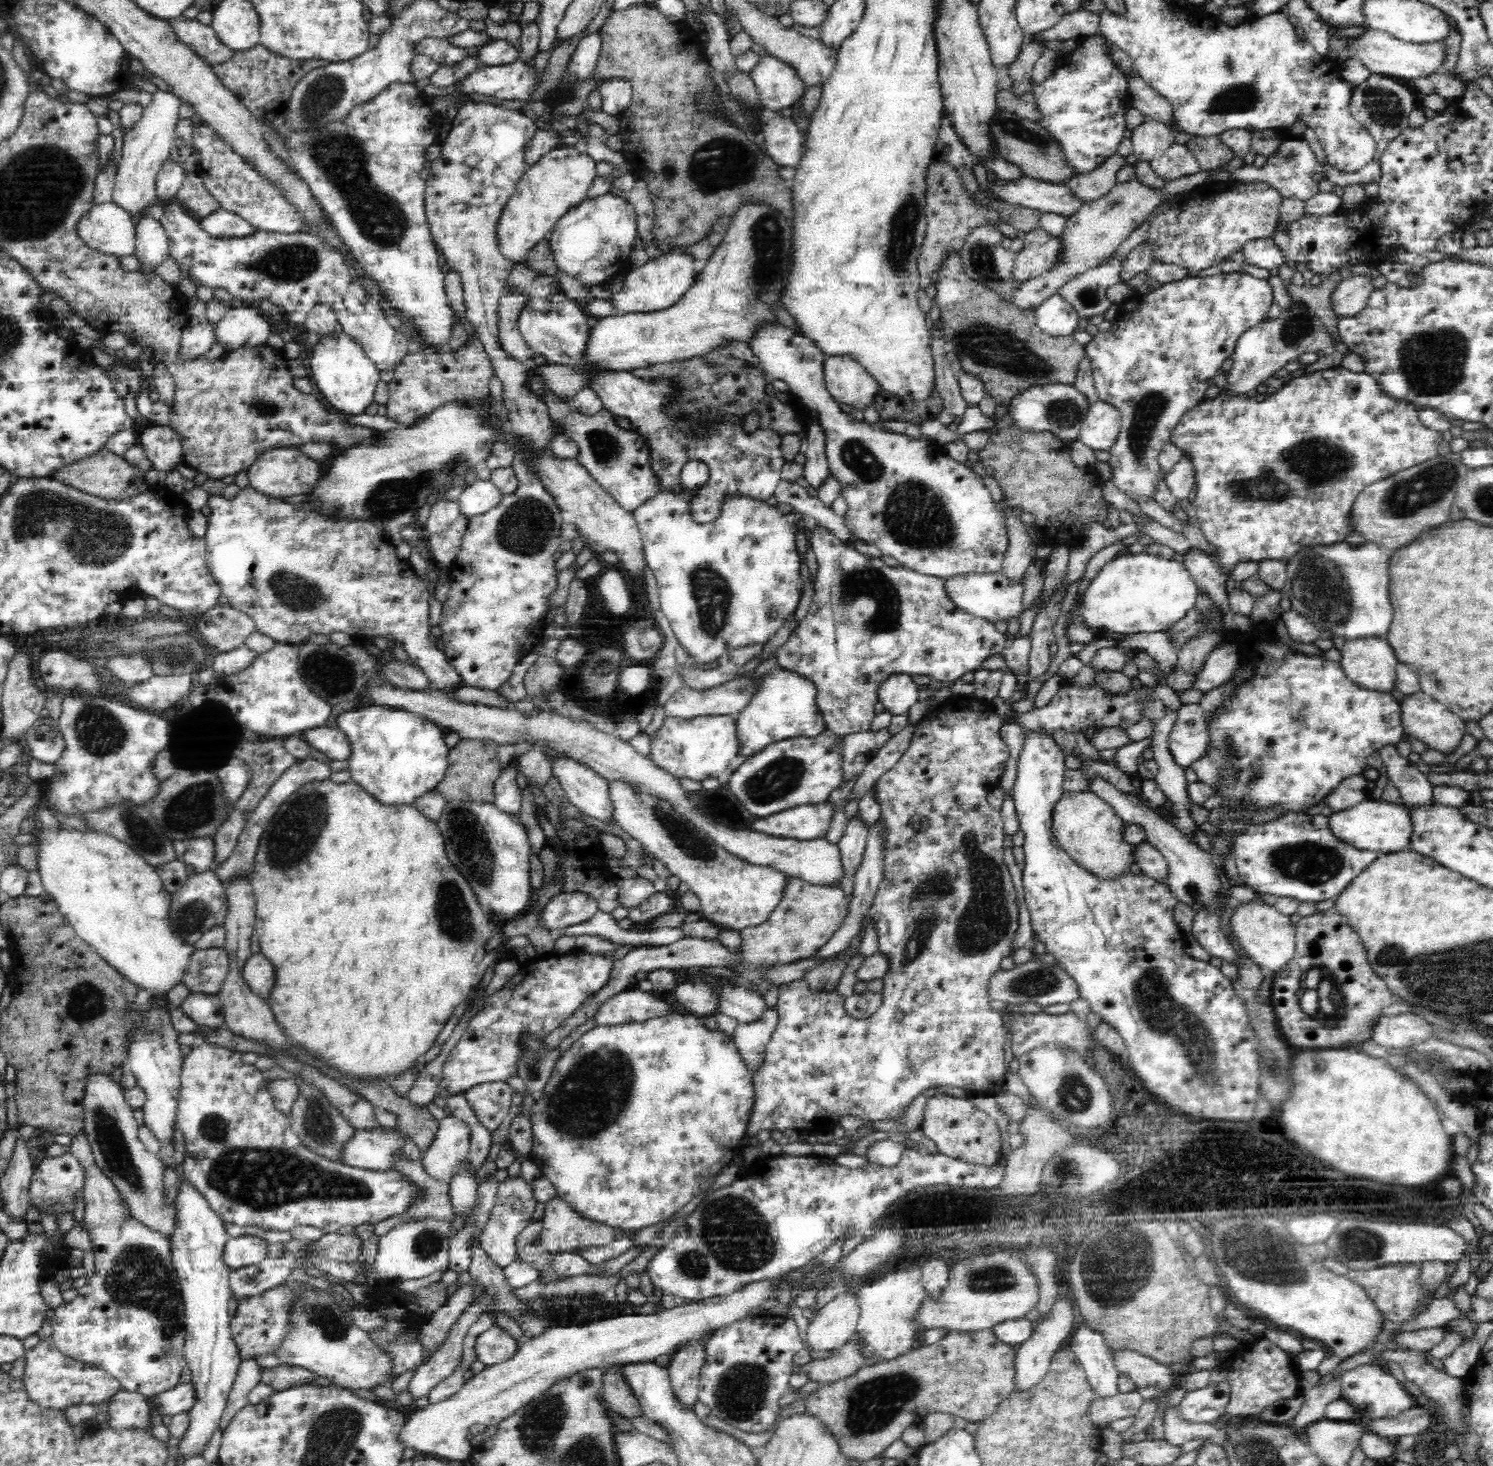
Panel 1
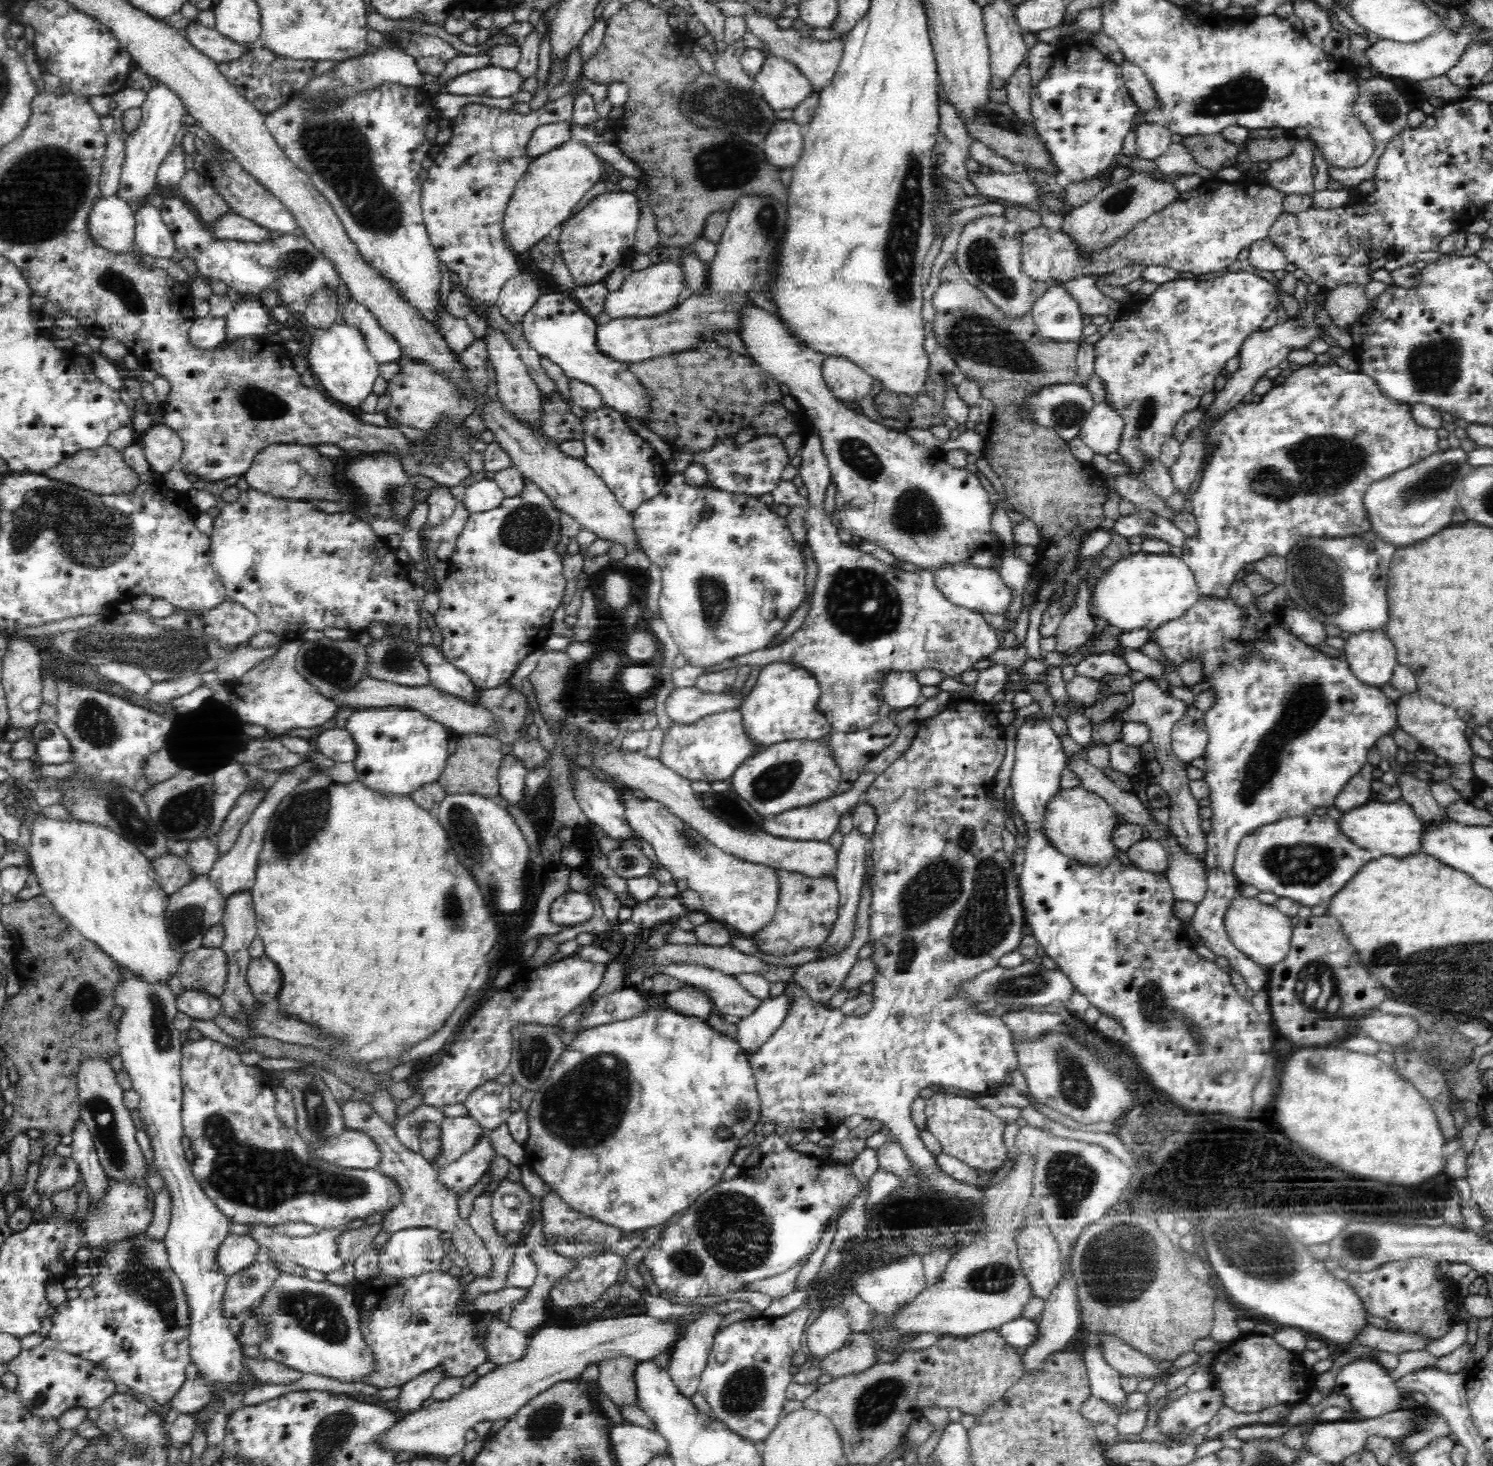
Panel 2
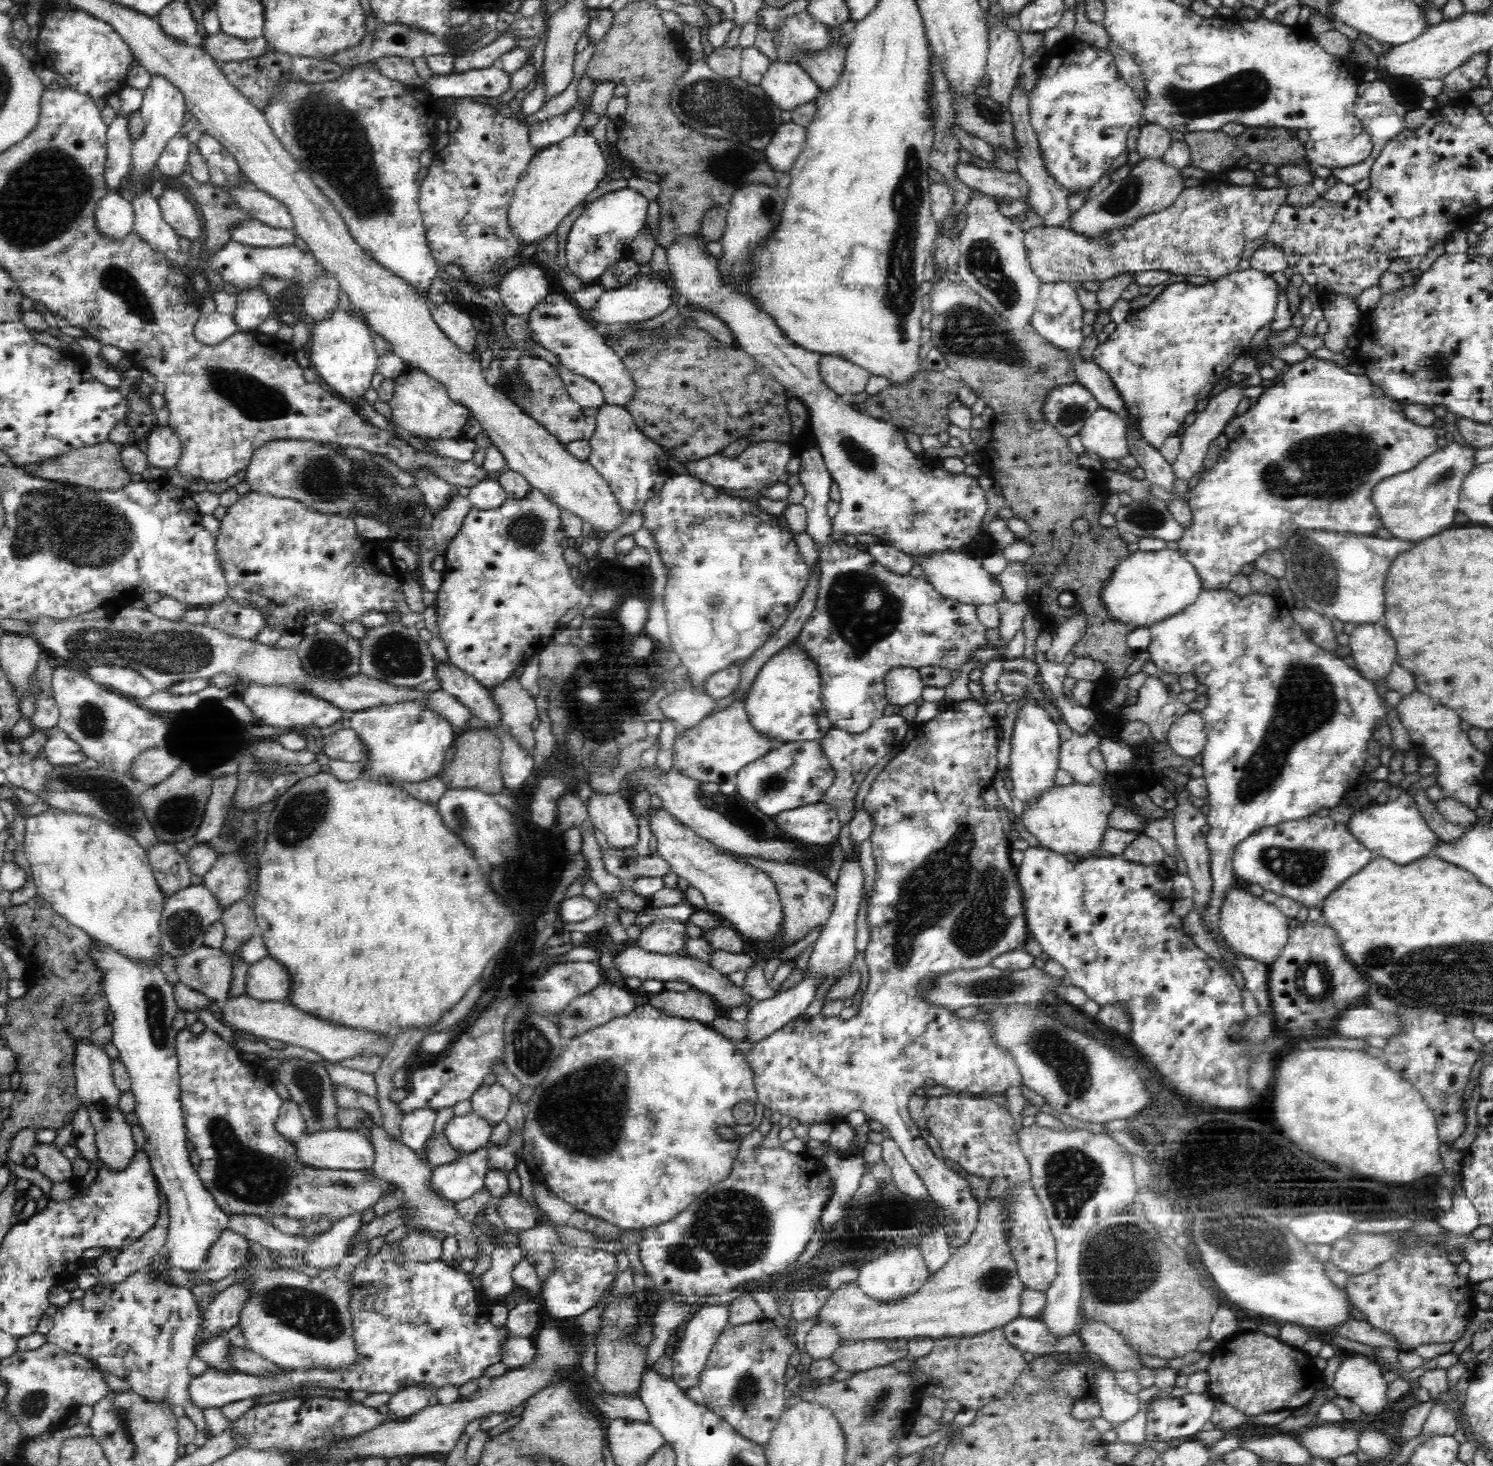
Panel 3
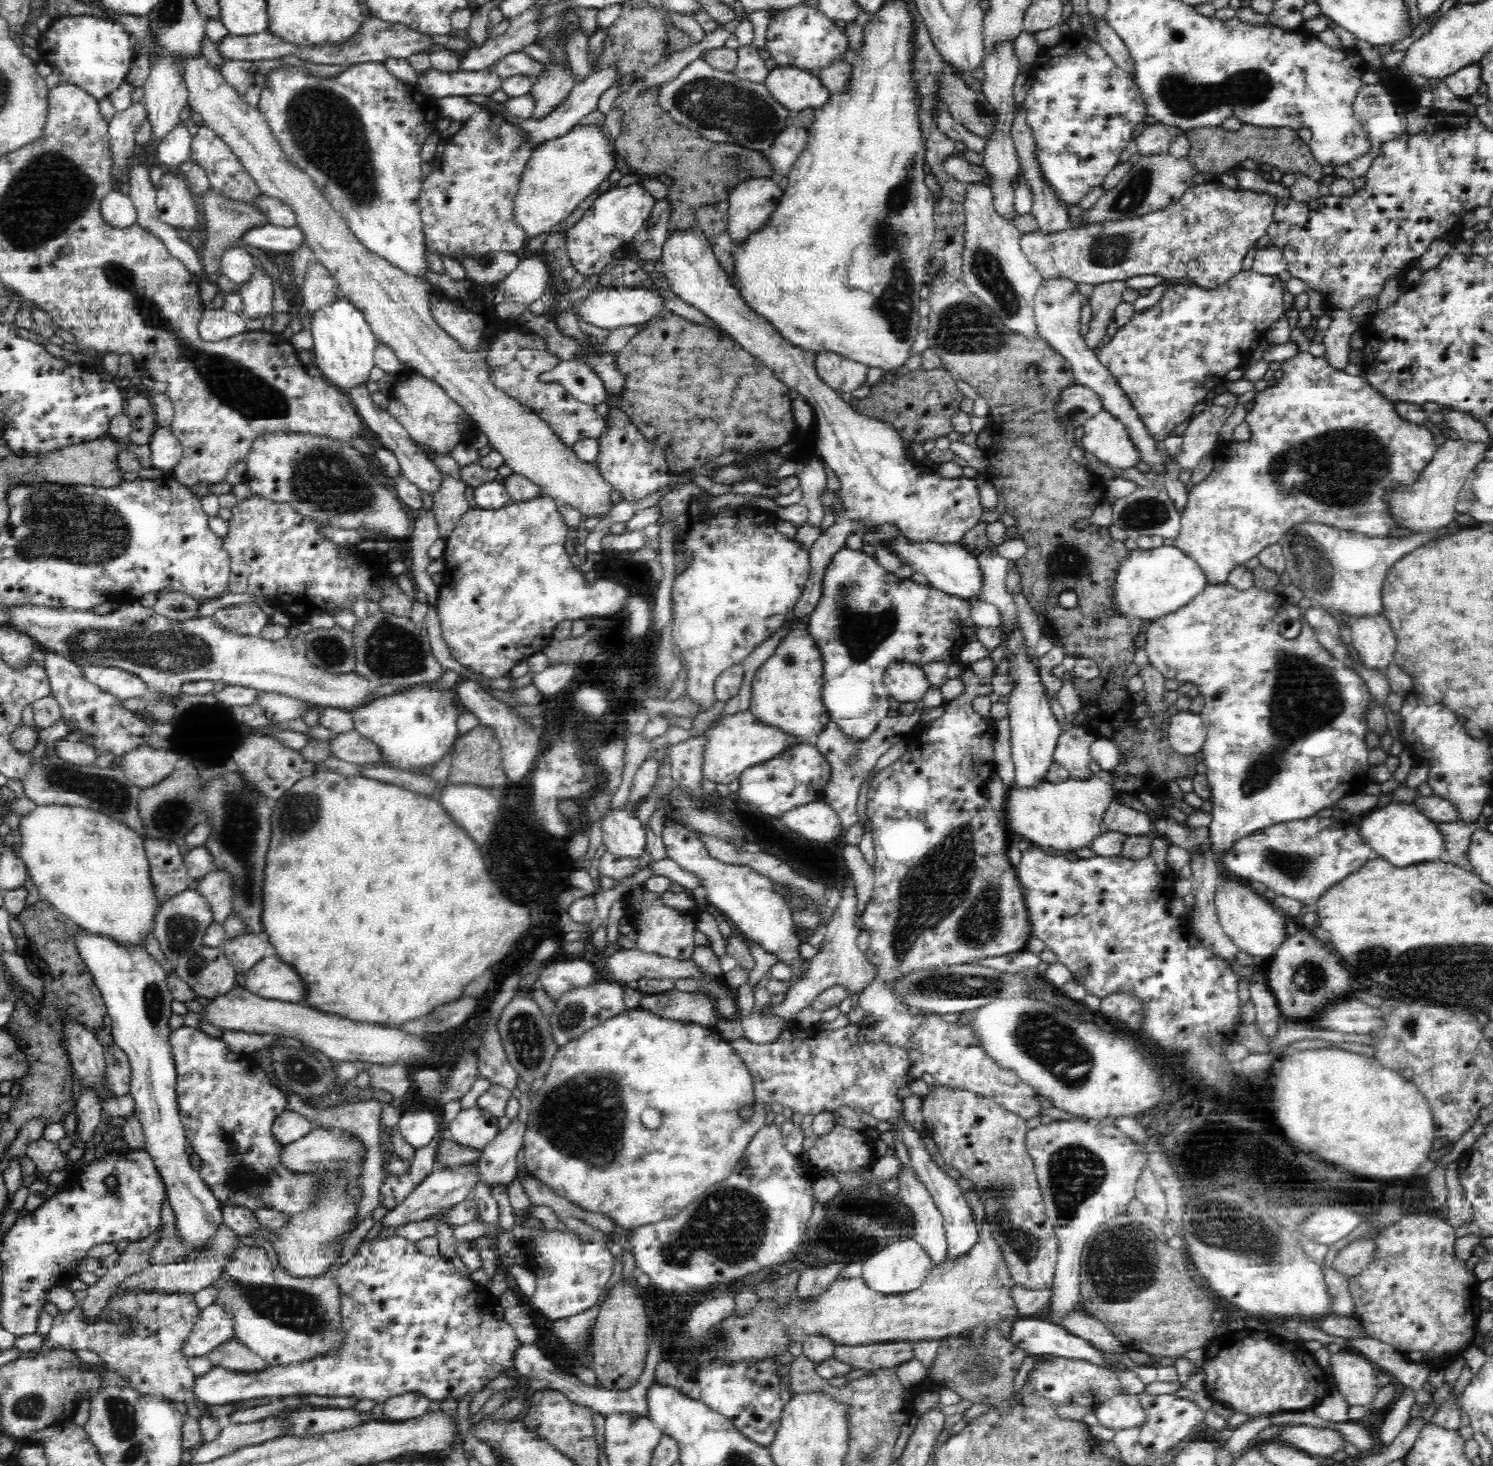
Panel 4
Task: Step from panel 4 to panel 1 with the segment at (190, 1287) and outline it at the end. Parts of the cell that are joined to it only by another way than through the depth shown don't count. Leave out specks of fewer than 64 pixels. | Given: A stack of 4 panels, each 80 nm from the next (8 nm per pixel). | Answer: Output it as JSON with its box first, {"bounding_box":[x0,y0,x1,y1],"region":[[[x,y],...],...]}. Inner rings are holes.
{"bounding_box":[223,1235,268,1270],"region":[[[256,1235],[229,1238],[223,1254],[227,1268],[236,1270],[259,1262],[267,1257],[268,1242]]]}

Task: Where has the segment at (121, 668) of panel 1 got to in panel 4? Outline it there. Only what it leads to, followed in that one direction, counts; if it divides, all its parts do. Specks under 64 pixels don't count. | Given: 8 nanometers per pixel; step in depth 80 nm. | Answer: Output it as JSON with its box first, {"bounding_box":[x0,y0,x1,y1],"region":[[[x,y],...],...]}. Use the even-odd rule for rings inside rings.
{"bounding_box":[83,666,150,700],"region":[[[90,666],[83,668],[84,679],[95,684],[108,694],[113,694],[118,700],[128,700],[143,697],[149,693],[150,687],[136,675],[126,673],[118,668]]]}

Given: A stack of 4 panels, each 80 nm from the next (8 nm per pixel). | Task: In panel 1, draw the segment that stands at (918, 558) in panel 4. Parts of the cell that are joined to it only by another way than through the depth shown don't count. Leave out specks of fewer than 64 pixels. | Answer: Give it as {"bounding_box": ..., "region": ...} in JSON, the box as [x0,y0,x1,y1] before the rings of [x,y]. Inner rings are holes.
{"bounding_box":[944,572,1024,624],"region":[[[971,572],[965,575],[955,575],[951,579],[944,579],[944,585],[950,600],[971,615],[986,619],[996,624],[998,621],[1008,622],[1017,618],[1024,611],[1022,596],[1024,594],[1024,577],[1020,580],[1010,580],[1004,573],[978,574]]]}

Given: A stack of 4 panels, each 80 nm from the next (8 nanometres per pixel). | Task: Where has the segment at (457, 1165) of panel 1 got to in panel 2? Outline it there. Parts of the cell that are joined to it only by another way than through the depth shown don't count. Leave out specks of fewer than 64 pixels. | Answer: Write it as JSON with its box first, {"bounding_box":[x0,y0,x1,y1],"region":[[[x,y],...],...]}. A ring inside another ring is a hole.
{"bounding_box":[430,1116,485,1171],"region":[[[456,1116],[444,1117],[438,1124],[440,1127],[439,1154],[430,1160],[430,1165],[436,1171],[455,1163],[460,1157],[468,1153],[485,1132],[484,1127],[472,1117]]]}

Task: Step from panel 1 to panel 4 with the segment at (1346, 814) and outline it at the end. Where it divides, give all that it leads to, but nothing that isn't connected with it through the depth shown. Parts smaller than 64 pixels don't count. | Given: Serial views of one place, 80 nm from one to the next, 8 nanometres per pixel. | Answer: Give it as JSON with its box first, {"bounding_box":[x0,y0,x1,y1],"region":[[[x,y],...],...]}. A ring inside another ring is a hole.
{"bounding_box":[1358,802,1445,867],"region":[[[1391,802],[1386,806],[1372,808],[1364,813],[1358,825],[1358,835],[1378,857],[1396,867],[1418,865],[1418,862],[1430,862],[1445,859],[1445,846],[1442,832],[1434,822],[1417,809],[1413,802]]]}

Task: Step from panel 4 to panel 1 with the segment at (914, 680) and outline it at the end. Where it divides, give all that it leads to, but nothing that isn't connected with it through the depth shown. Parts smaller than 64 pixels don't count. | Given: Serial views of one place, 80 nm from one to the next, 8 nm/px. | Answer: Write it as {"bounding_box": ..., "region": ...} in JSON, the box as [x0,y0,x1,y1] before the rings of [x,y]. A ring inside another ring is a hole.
{"bounding_box":[878,674,918,716],"region":[[[892,674],[887,680],[884,680],[878,688],[878,701],[882,703],[883,710],[890,712],[892,716],[907,714],[908,709],[915,702],[918,702],[918,684],[908,674]]]}

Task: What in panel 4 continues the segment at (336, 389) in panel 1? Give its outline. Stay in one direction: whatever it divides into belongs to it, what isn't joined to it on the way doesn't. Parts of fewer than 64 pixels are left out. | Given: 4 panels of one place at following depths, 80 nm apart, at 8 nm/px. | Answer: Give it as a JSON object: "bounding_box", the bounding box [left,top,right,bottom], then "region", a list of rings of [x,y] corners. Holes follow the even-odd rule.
{"bounding_box":[311,296,378,390],"region":[[[342,296],[334,298],[334,302],[318,309],[312,317],[311,348],[314,364],[320,369],[322,376],[330,379],[338,390],[356,390],[358,386],[366,386],[370,371],[375,366],[374,351],[378,340],[364,315]]]}

